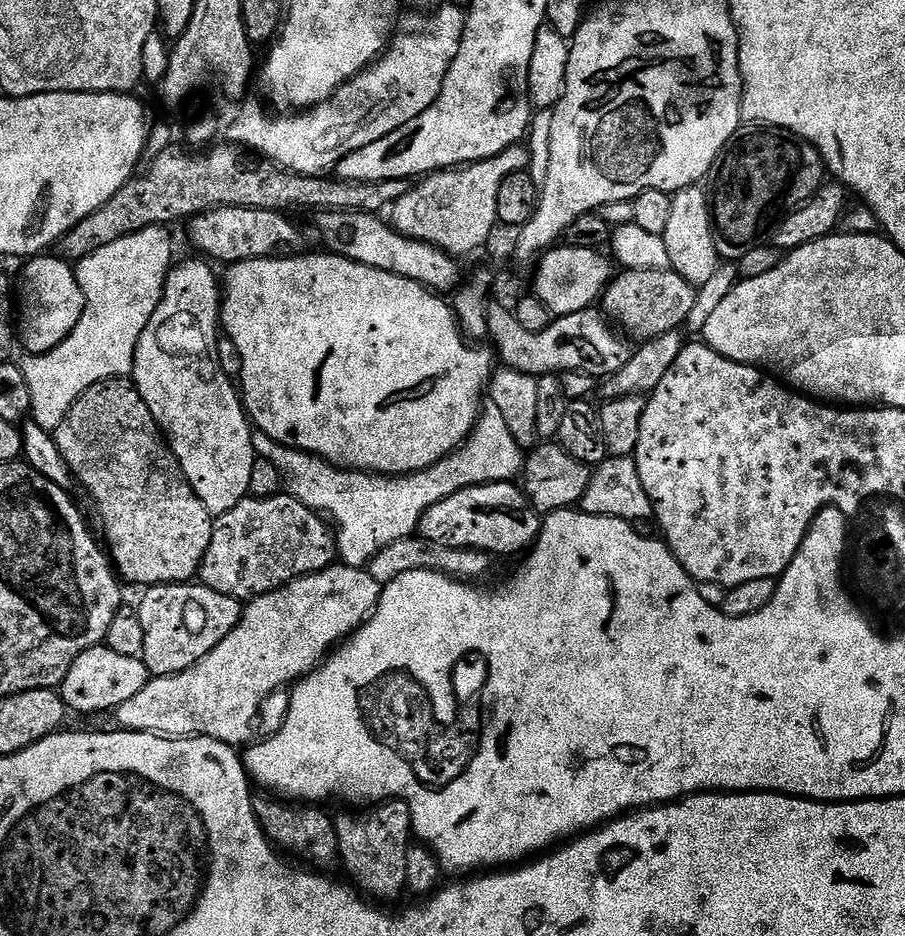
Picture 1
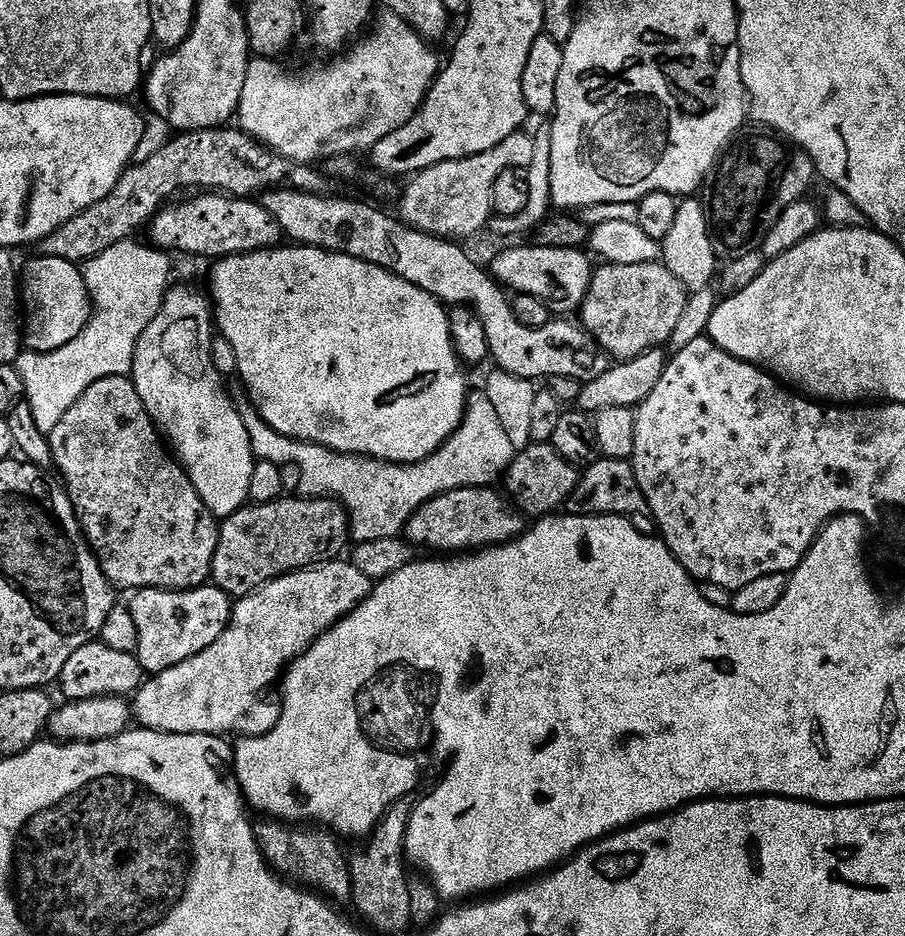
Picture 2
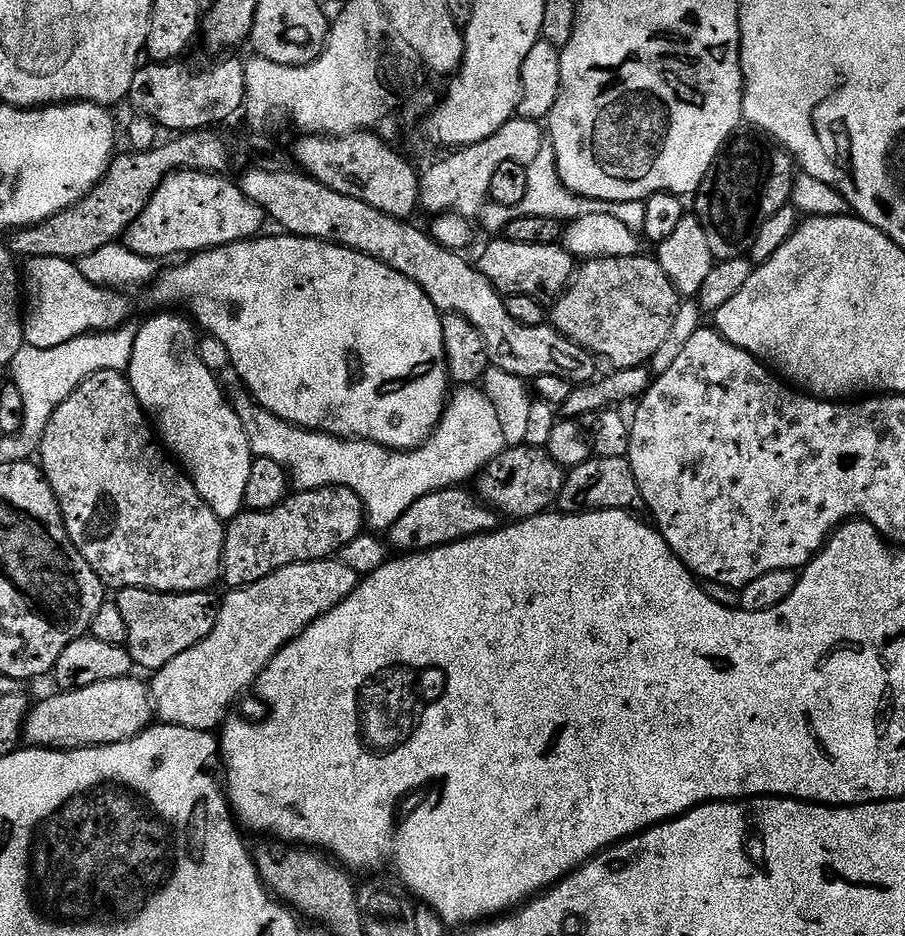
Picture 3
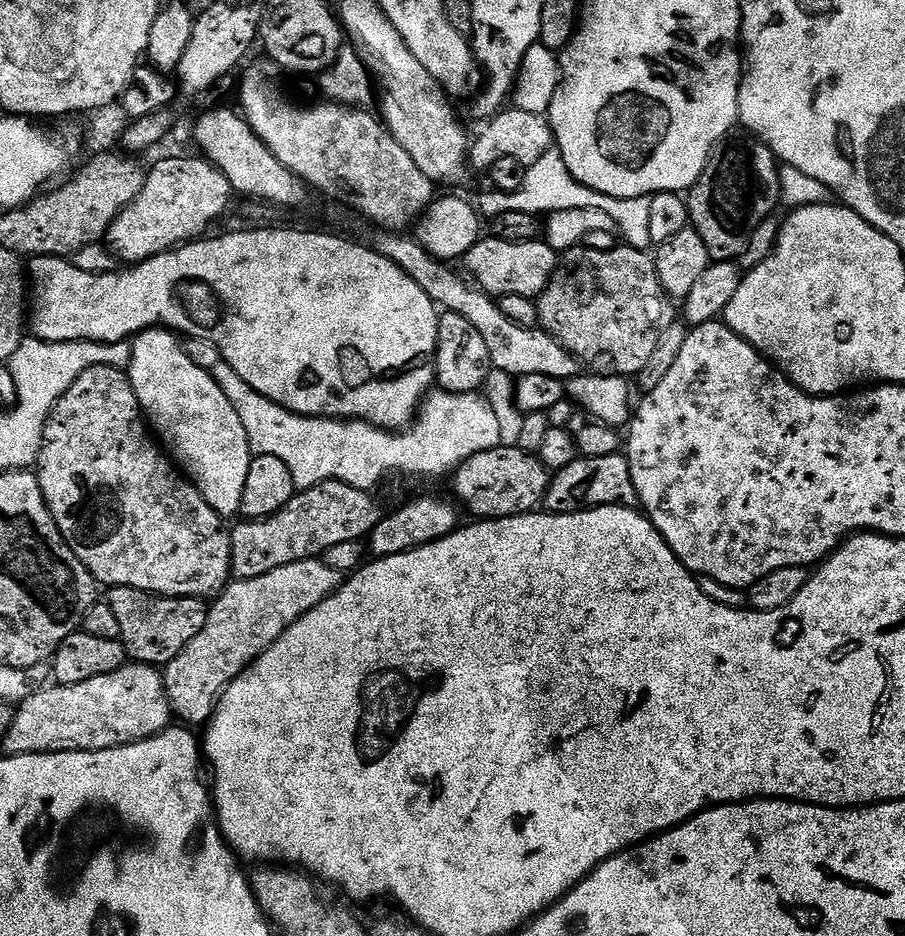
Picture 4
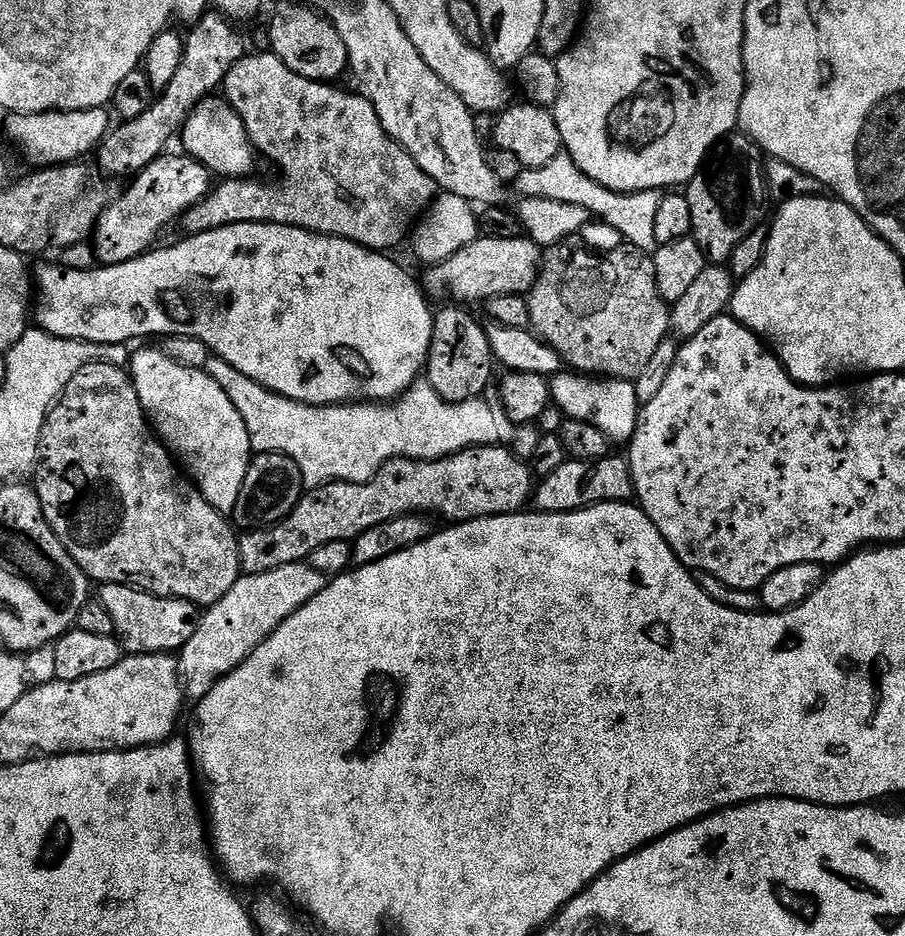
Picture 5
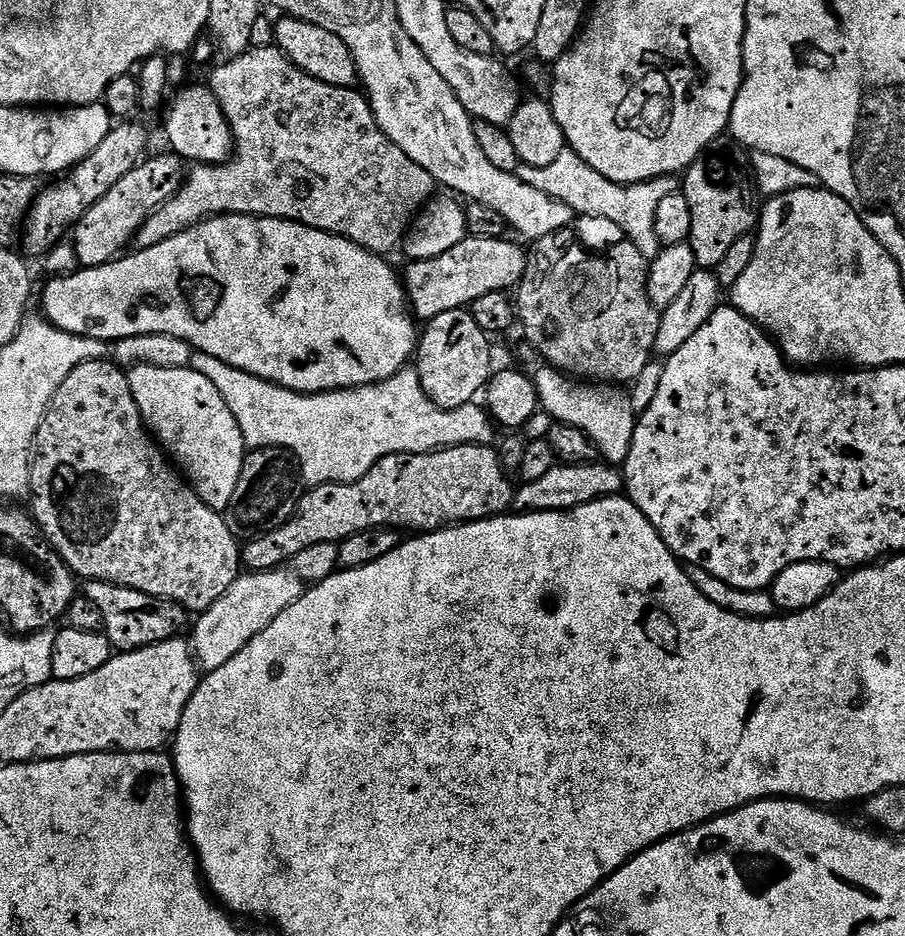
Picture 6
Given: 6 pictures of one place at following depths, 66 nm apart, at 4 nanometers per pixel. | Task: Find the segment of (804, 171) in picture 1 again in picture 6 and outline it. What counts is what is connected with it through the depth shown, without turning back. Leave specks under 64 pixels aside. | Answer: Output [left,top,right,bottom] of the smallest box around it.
[682,138,760,270]

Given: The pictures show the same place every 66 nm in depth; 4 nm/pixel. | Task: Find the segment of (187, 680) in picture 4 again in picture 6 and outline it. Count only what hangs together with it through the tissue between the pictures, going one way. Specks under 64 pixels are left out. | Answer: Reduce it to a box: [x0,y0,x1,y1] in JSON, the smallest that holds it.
[190,570,305,673]

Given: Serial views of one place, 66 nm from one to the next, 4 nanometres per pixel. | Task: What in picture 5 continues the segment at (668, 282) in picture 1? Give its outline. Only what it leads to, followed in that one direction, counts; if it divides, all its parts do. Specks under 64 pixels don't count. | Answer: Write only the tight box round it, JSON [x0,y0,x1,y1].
[526,238,670,381]

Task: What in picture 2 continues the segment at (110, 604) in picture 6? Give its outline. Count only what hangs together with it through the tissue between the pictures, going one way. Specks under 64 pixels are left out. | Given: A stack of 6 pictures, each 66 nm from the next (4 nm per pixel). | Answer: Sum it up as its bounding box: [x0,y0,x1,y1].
[130,586,233,674]

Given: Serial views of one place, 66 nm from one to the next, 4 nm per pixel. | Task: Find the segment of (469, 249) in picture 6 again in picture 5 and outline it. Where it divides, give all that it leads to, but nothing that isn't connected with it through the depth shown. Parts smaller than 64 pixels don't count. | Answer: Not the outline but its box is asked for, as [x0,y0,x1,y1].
[422,235,542,302]

